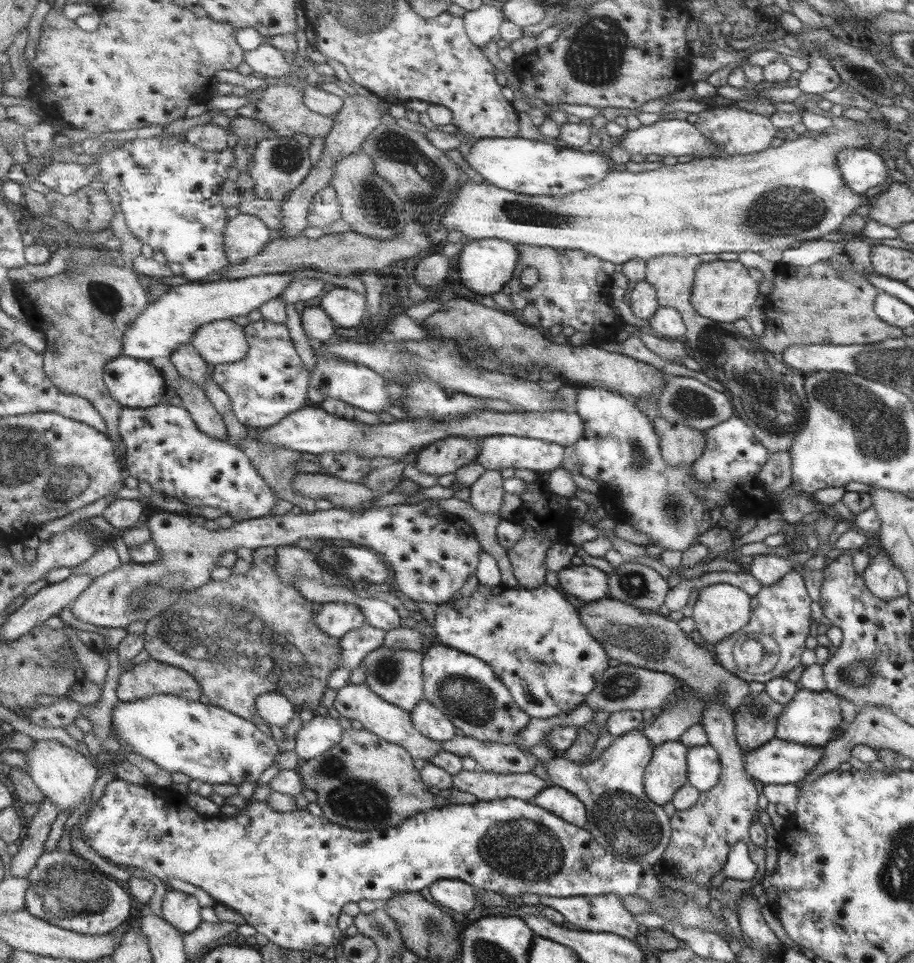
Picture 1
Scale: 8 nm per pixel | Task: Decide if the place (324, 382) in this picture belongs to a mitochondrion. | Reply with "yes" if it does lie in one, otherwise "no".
no

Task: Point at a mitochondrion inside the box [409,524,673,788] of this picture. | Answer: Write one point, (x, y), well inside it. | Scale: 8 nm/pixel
(469, 700)

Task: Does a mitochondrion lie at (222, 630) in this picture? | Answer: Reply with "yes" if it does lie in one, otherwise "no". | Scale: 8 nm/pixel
yes

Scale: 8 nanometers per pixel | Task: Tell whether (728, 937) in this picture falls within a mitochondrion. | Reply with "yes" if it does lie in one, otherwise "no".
no

